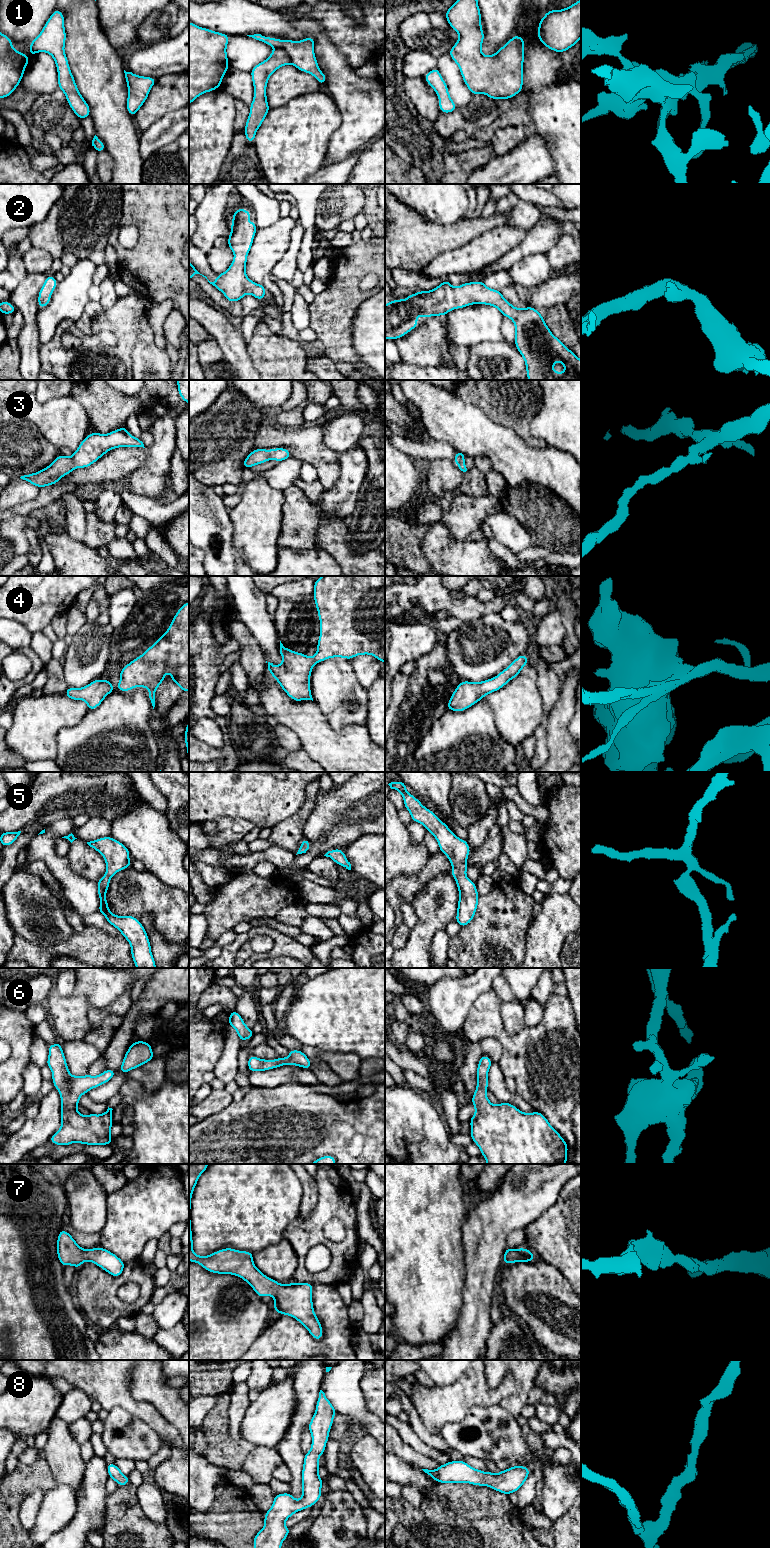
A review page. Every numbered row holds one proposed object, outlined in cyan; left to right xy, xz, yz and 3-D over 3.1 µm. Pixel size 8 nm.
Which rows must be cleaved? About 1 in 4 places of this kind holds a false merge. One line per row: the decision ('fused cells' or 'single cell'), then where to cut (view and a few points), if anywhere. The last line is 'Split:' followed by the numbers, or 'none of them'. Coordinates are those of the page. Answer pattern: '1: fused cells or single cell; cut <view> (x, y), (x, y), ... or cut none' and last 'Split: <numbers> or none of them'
1: single cell; cut none
2: single cell; cut none
3: single cell; cut none
4: single cell; cut none
5: single cell; cut none
6: single cell; cut none
7: single cell; cut none
8: single cell; cut none
Split: none of them

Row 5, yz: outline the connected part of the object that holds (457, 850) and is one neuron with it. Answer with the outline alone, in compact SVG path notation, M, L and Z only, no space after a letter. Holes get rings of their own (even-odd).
M403 781L391 782L388 785L401 793L404 807L410 812L412 821L421 823L435 837L440 852L445 854L452 864L450 873L456 881L459 892L455 921L461 927L467 926L476 914L479 896L475 882L466 876L467 858L471 850L467 840L458 838L434 812L424 807L406 790Z

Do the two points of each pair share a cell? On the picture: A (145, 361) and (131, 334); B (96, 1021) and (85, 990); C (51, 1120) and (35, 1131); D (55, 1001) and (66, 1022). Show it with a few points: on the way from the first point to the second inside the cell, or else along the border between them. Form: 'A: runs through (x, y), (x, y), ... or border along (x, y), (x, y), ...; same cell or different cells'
A: border along (153, 342), (138, 342), (132, 348), (130, 367); different cells
B: border along (113, 1000), (102, 1008), (89, 1007), (90, 1029); different cells
C: runs through (47, 1122), (39, 1129); same cell
D: runs through (57, 1006), (66, 1017); same cell

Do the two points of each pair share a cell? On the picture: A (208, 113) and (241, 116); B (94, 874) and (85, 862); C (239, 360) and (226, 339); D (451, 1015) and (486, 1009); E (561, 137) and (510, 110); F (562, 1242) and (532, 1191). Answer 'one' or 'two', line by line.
A: two
B: one
C: one
D: two
E: two
F: two

